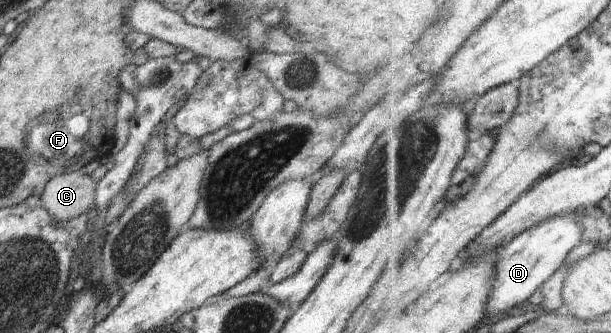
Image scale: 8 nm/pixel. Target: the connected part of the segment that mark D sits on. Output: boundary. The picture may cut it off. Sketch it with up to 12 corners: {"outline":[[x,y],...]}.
{"outline":[[577,213],[499,250],[487,314],[519,308],[582,242]]}

